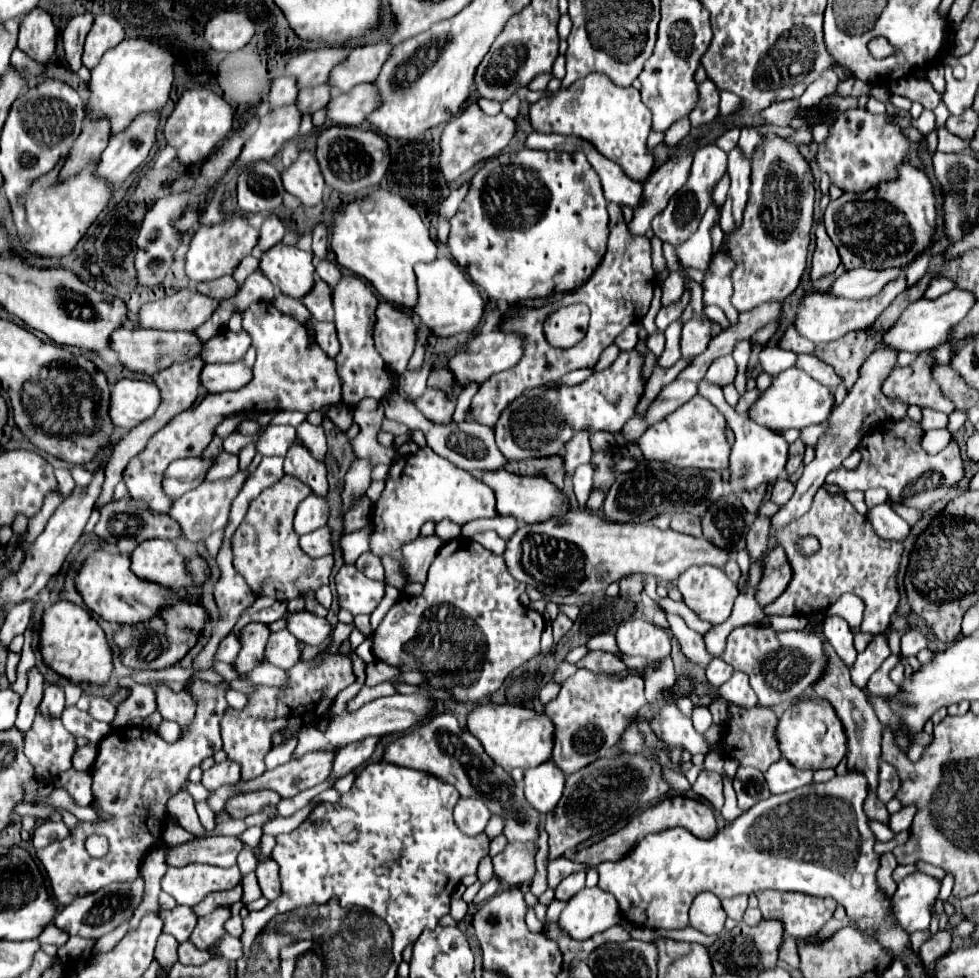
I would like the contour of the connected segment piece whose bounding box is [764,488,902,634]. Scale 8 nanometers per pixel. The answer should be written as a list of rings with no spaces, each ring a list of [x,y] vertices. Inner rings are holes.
[[[820,488],[814,496],[812,508],[798,520],[790,522],[776,534],[776,544],[786,550],[794,578],[786,588],[786,594],[776,598],[772,604],[764,606],[764,614],[778,616],[808,616],[824,614],[838,596],[846,592],[856,592],[866,602],[862,632],[882,634],[890,626],[890,616],[898,606],[896,572],[900,564],[902,544],[890,542],[874,534],[870,522],[858,514],[844,494],[831,495]],[[806,536],[818,538],[818,552],[804,556],[798,550],[798,540]]]

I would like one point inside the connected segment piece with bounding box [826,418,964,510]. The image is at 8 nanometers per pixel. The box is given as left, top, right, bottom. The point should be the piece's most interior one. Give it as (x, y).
(892, 458)

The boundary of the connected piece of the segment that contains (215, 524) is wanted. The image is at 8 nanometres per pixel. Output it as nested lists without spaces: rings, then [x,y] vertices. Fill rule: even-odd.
[[[248,470],[238,471],[230,480],[218,480],[218,482],[202,482],[198,488],[190,490],[188,494],[184,494],[184,498],[176,500],[170,508],[170,516],[180,524],[182,536],[188,542],[204,542],[210,534],[214,534],[216,530],[222,530],[228,522],[228,514],[230,514],[230,504],[236,498],[236,494],[240,492],[242,484],[248,480]]]

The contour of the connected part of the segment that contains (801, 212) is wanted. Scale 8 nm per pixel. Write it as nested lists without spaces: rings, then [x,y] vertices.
[[[776,134],[764,136],[764,142],[756,148],[756,154],[752,158],[752,188],[744,212],[744,222],[740,230],[736,230],[730,238],[726,238],[726,248],[738,264],[736,270],[732,272],[732,282],[734,282],[732,304],[736,306],[738,312],[752,310],[754,306],[760,306],[764,302],[782,302],[788,294],[792,294],[798,288],[800,276],[806,268],[812,220],[814,220],[814,178],[808,162],[800,154],[798,146],[788,144],[784,138]]]

